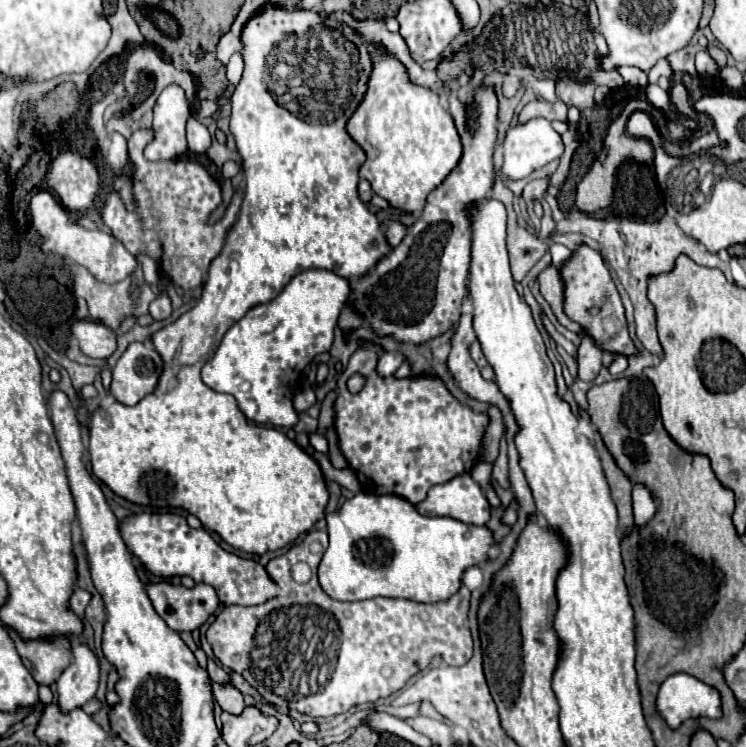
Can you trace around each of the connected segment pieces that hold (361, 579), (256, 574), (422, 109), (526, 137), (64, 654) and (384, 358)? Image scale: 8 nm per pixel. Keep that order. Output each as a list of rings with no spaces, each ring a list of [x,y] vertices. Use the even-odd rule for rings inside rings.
[[[356,494],[340,510],[326,516],[330,546],[318,568],[322,590],[334,600],[368,600],[376,596],[406,598],[414,602],[448,600],[460,588],[462,572],[468,566],[484,562],[492,546],[492,532],[486,526],[464,524],[448,516],[422,516],[400,496]]]
[[[140,512],[122,518],[118,528],[130,554],[134,554],[140,560],[140,566],[162,580],[190,576],[196,584],[210,584],[212,588],[218,588],[218,598],[226,606],[254,606],[278,596],[278,586],[270,580],[266,568],[260,562],[226,552],[204,528],[190,528],[184,516],[170,512]]]
[[[370,44],[370,48],[372,48],[372,54],[370,54],[372,74],[368,80],[368,90],[362,102],[358,104],[358,108],[354,110],[354,114],[350,116],[350,120],[346,122],[346,130],[350,138],[356,144],[360,144],[360,148],[368,156],[366,164],[360,168],[360,178],[368,180],[372,184],[374,194],[386,198],[394,208],[400,208],[410,214],[420,214],[420,210],[424,208],[426,196],[436,186],[440,186],[440,182],[452,172],[452,166],[456,166],[456,162],[460,160],[460,154],[462,154],[460,136],[456,132],[450,112],[440,104],[438,92],[434,92],[432,88],[414,84],[404,64],[392,54],[388,54],[382,46]]]
[[[534,118],[534,120],[526,122],[524,126],[510,128],[506,132],[502,150],[504,150],[504,158],[502,158],[502,166],[500,166],[502,176],[506,176],[510,180],[522,180],[526,176],[530,176],[534,170],[560,158],[564,152],[564,144],[562,144],[560,134],[552,128],[552,124],[546,118]]]
[[[8,628],[8,632],[16,642],[24,666],[38,684],[50,686],[60,678],[64,668],[70,666],[72,652],[66,638],[56,638],[54,642],[40,642],[40,648],[34,648],[34,642],[22,642],[12,628]]]
[[[384,352],[380,358],[378,358],[378,366],[376,366],[376,370],[378,370],[378,376],[382,376],[382,378],[388,378],[388,376],[392,376],[396,370],[398,370],[398,366],[402,364],[402,356],[398,356],[398,354],[390,354],[390,352]]]

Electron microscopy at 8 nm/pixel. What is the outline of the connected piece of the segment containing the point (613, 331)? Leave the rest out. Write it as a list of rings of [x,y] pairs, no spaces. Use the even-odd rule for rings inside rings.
[[[580,246],[578,252],[572,254],[572,258],[562,266],[560,270],[562,280],[564,280],[564,298],[566,298],[566,314],[570,320],[578,322],[592,338],[594,342],[606,350],[606,352],[614,352],[614,354],[622,354],[622,356],[632,356],[636,354],[636,346],[628,334],[628,326],[626,326],[626,318],[624,318],[624,306],[620,300],[620,294],[604,266],[602,256],[588,248],[588,246]],[[592,306],[600,306],[600,314],[592,316],[588,314],[588,310]]]

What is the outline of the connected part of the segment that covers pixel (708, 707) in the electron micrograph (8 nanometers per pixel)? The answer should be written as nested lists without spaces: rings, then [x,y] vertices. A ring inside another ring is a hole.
[[[686,672],[672,674],[662,682],[656,706],[672,730],[688,718],[722,718],[720,692]]]

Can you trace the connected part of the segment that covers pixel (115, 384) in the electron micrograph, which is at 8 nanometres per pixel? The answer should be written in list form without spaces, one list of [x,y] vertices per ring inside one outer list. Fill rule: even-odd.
[[[132,342],[112,370],[110,394],[126,406],[138,404],[156,388],[162,358],[156,350],[148,350],[142,342]]]

